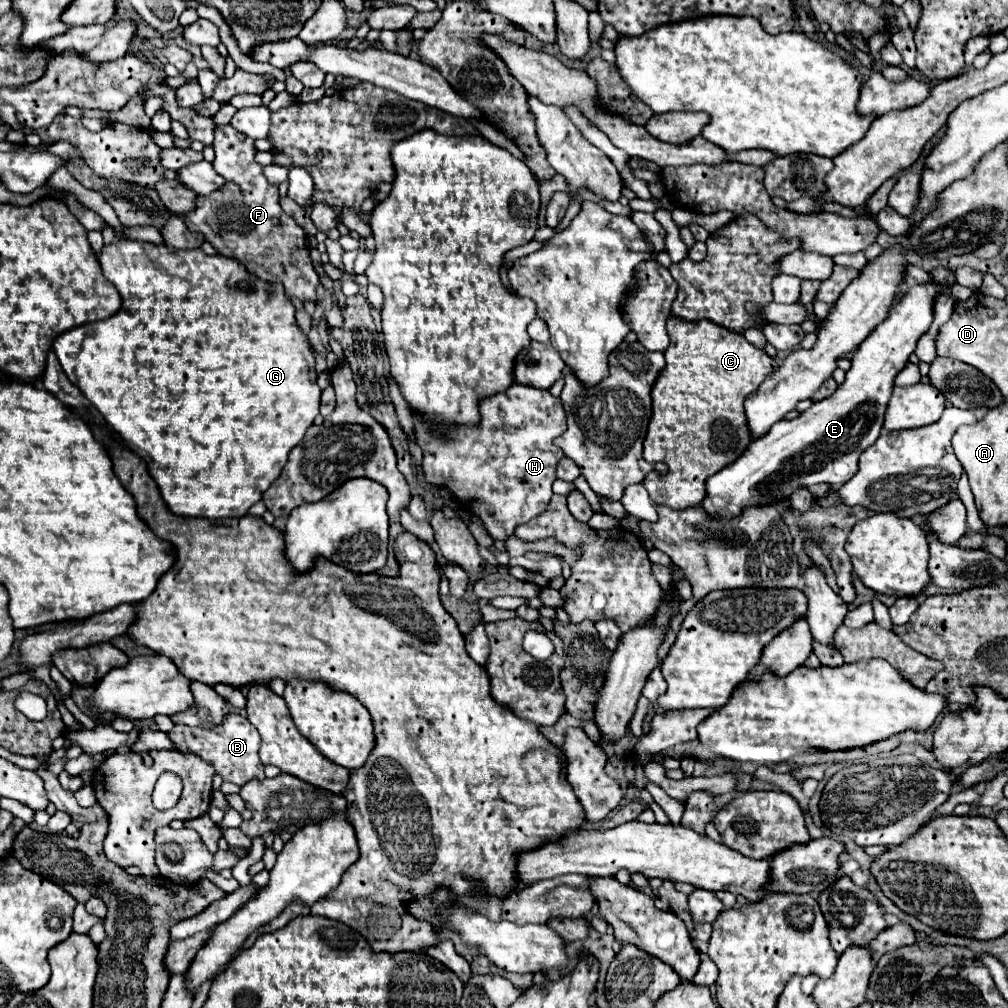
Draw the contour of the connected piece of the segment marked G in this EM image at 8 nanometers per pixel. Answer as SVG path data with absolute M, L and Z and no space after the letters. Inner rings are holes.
M122 240L104 246L100 252L100 266L104 276L116 286L122 296L122 308L106 320L76 326L54 340L54 352L66 372L66 376L84 392L84 396L100 410L104 420L122 436L126 446L138 454L146 464L156 480L164 502L168 508L180 516L204 516L210 520L226 518L226 516L244 516L248 514L250 506L262 498L268 486L280 476L288 452L304 438L306 430L318 416L320 406L320 388L316 384L316 362L308 344L308 338L302 336L296 318L294 306L284 296L280 286L272 286L268 282L258 280L256 276L250 278L246 268L228 256L216 254L208 256L202 250L176 250L172 252L166 246L156 246L150 242L138 240Z

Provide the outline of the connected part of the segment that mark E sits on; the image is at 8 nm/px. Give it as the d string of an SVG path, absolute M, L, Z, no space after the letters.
M928 282L926 286L916 286L910 292L896 296L888 320L884 320L880 328L876 328L852 354L852 368L846 372L846 380L838 386L838 390L832 396L820 402L812 402L812 406L794 420L780 420L780 424L774 424L770 428L768 436L760 436L752 440L752 444L738 460L724 466L720 472L716 472L706 480L706 498L700 504L704 512L710 518L730 520L740 516L746 506L766 506L766 504L778 504L782 500L788 500L790 494L802 486L806 488L818 482L826 482L832 484L832 488L840 488L846 480L850 480L852 474L856 474L858 470L860 454L868 446L872 446L880 436L880 426L884 422L886 404L892 396L894 378L906 366L908 356L914 352L918 338L928 332L932 324L932 304L936 296L938 296L938 286L934 282Z

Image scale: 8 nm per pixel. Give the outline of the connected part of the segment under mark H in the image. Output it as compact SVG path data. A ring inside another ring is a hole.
M512 384L504 392L480 400L480 422L474 426L462 424L444 424L426 420L422 414L414 412L414 438L424 452L422 470L428 484L444 486L452 490L462 502L474 504L470 506L474 514L478 514L494 540L504 542L514 534L518 524L536 518L548 508L552 498L552 482L556 480L556 464L564 456L560 448L556 448L554 438L566 430L564 408L558 398L554 398L548 390L536 390L524 384Z

